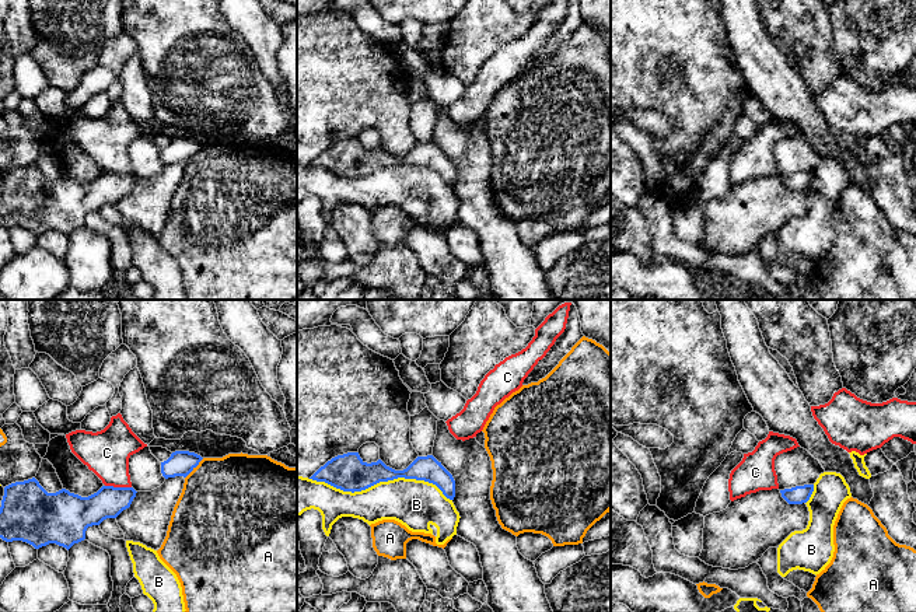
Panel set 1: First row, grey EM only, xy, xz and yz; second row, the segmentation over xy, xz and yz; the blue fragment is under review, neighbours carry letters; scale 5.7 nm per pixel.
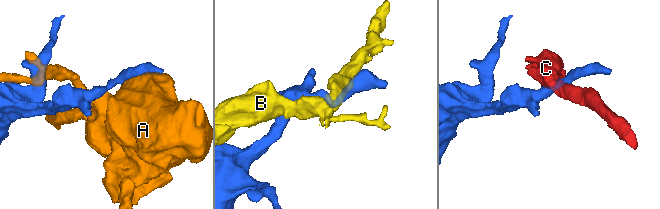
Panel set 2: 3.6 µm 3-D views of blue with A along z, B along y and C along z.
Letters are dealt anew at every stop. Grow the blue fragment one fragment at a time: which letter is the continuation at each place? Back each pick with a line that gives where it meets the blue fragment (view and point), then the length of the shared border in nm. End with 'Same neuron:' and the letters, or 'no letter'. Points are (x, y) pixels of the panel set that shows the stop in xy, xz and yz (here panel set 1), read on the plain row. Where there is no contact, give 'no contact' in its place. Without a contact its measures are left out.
Same neuron: no letter

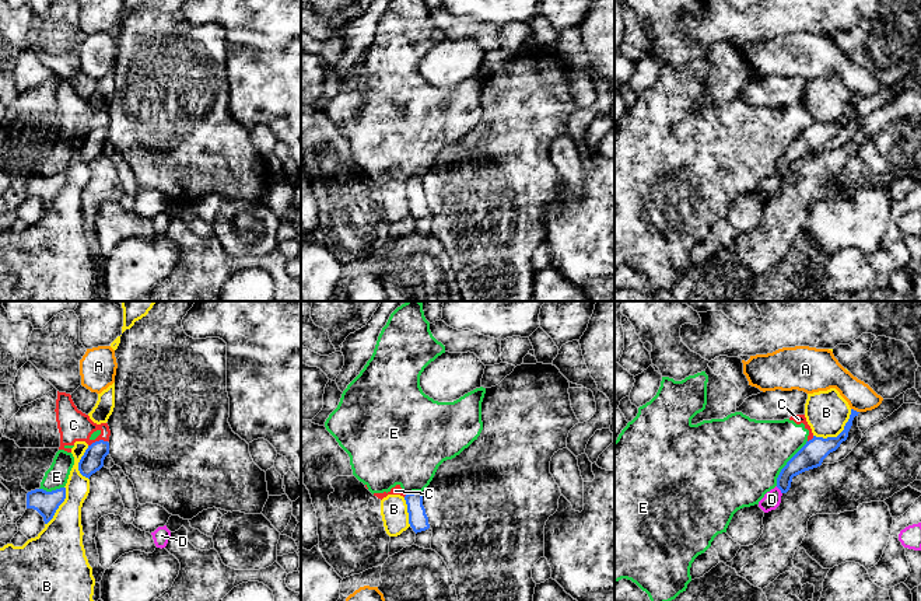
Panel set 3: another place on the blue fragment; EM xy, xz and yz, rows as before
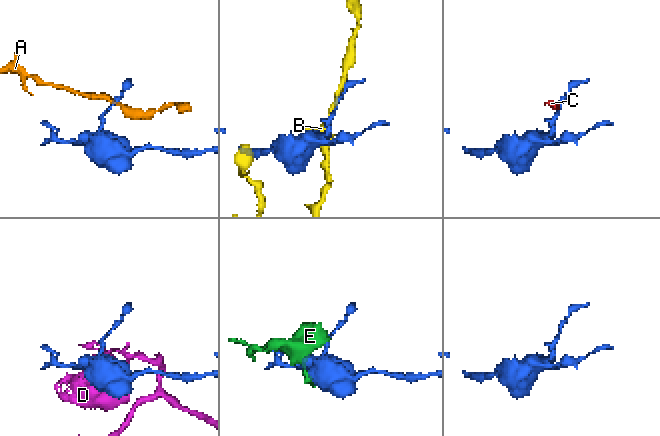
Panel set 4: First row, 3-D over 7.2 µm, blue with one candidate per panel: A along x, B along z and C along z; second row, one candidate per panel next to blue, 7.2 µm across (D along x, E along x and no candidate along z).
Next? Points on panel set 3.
Same neuron: no letter

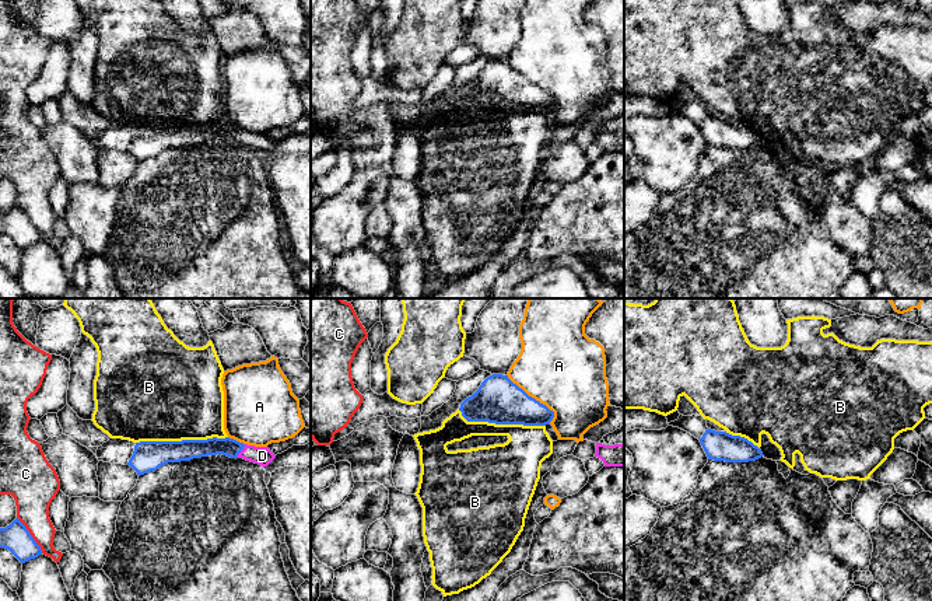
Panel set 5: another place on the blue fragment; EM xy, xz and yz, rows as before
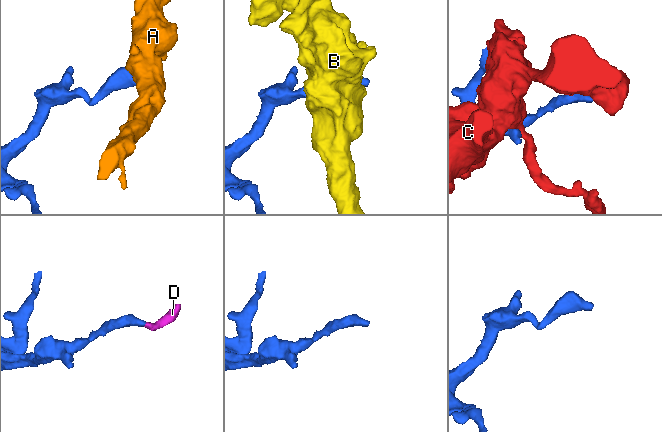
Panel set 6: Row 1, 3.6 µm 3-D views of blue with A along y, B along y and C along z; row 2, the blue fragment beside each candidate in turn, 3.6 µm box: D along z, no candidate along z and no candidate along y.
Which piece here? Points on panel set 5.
D: contact xy (241, 136); length 90 nm
Same neuron: D

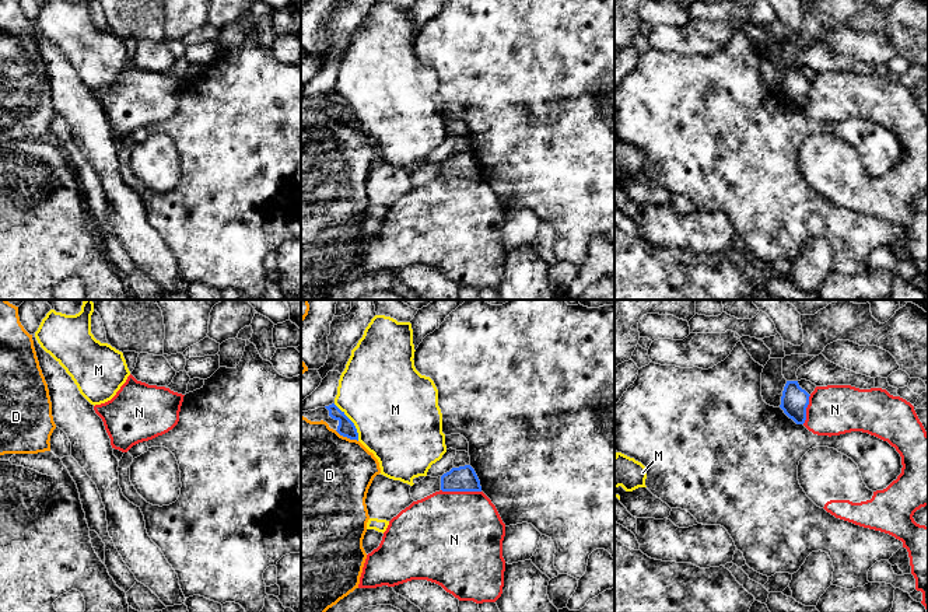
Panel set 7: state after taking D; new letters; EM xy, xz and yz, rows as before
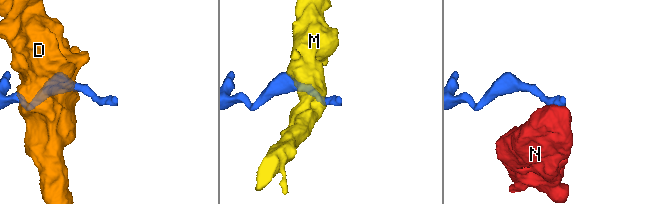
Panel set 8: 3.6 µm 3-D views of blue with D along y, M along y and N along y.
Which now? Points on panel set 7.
Same neuron: no letter

